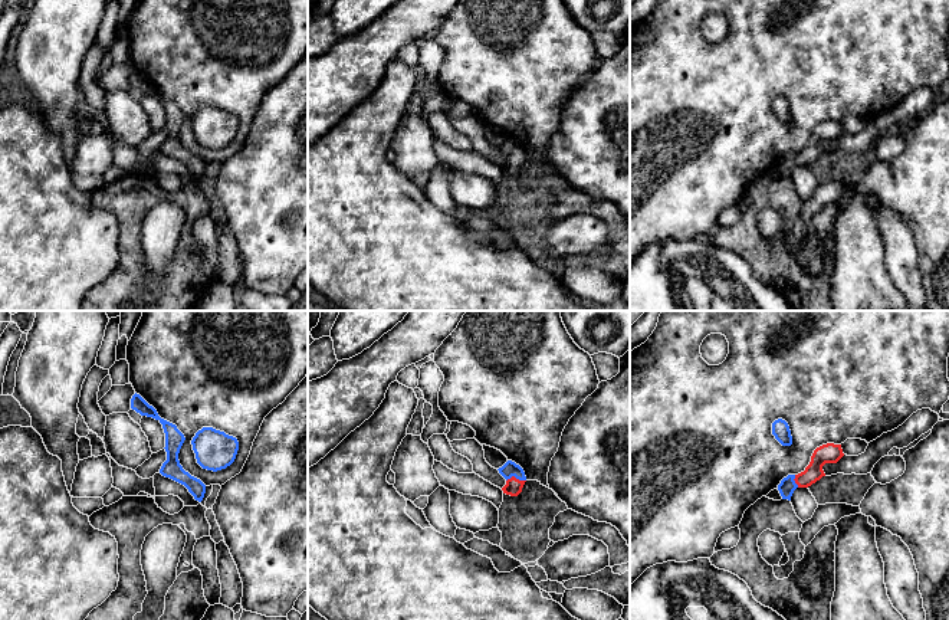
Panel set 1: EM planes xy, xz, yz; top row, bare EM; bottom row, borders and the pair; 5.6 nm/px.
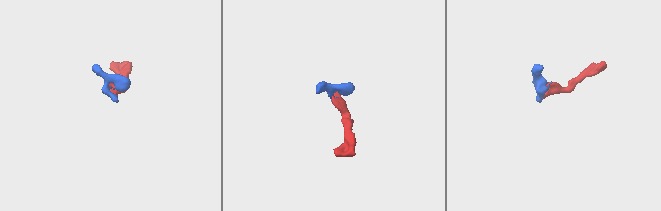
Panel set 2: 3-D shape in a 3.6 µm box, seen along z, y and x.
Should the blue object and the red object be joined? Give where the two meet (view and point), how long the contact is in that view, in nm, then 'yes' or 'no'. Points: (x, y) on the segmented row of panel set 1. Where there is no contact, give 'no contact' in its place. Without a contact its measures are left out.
xz (515, 476) | 110 nm | yes

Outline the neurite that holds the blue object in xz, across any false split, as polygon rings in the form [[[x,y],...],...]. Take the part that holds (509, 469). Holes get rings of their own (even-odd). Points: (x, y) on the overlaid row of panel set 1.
[[[508,460],[499,473],[506,479],[506,485],[502,488],[503,493],[518,496],[526,482],[523,469],[512,460]]]

